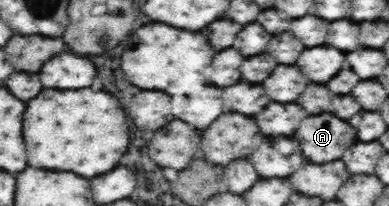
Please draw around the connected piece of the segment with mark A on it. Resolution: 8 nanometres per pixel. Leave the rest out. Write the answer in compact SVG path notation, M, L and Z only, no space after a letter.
M328 113L306 117L294 137L300 141L304 157L312 163L340 159L342 153L356 143L356 131L346 121Z

